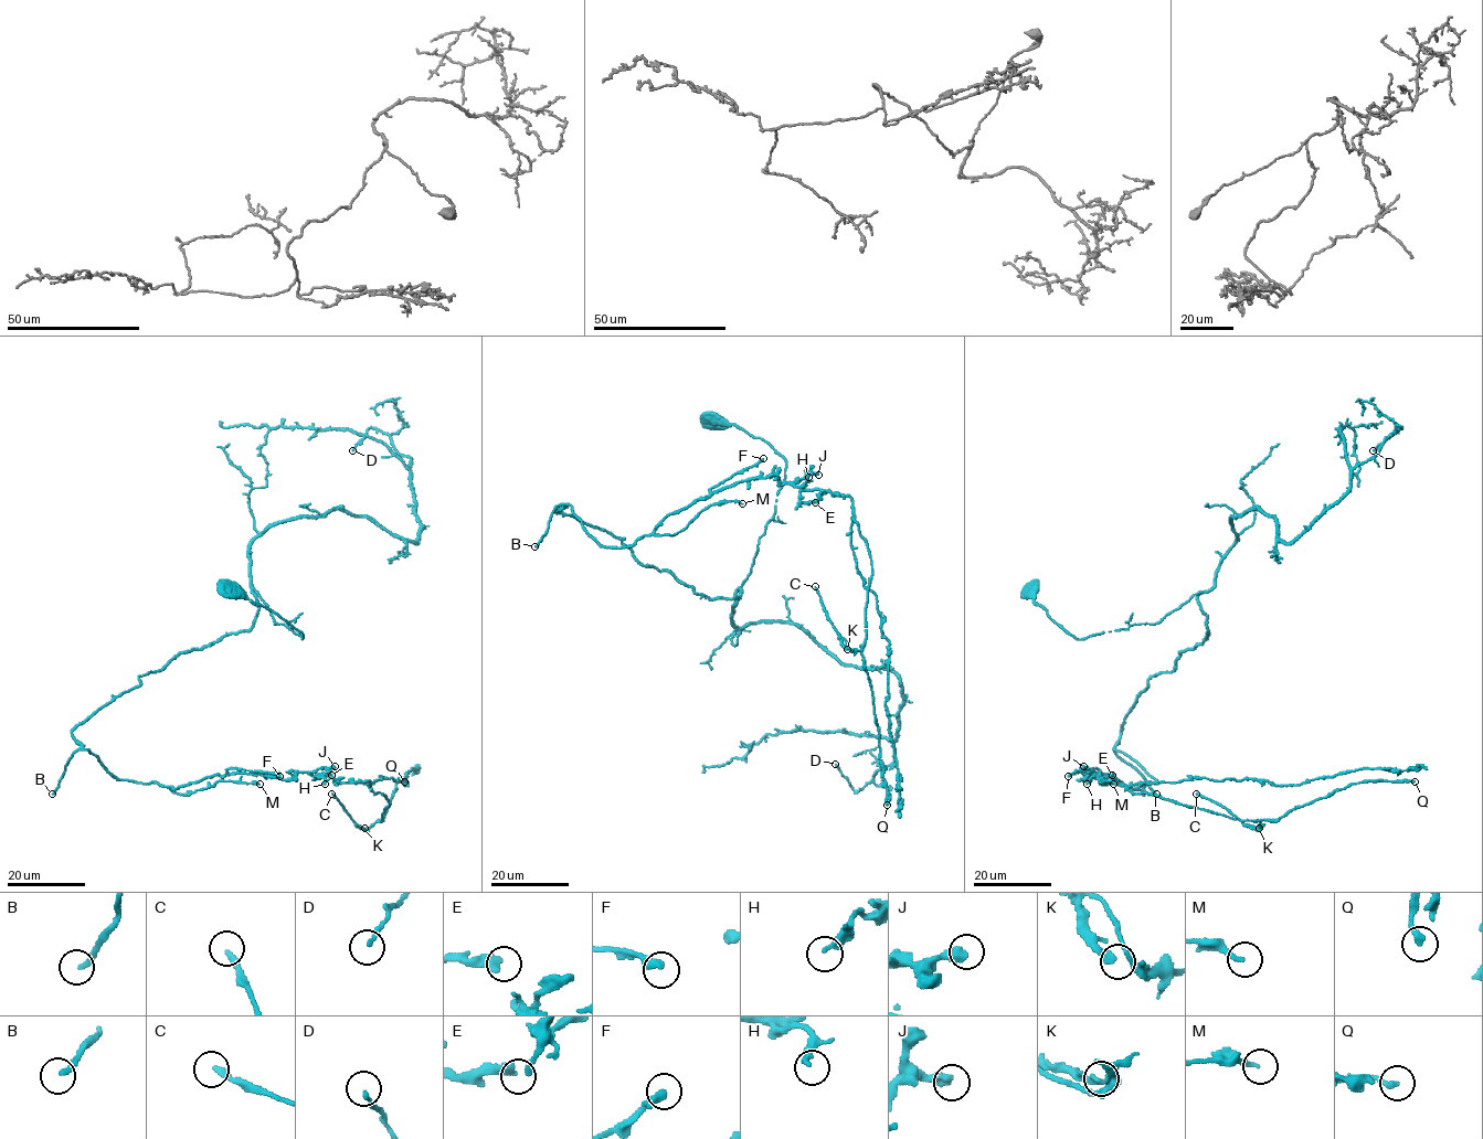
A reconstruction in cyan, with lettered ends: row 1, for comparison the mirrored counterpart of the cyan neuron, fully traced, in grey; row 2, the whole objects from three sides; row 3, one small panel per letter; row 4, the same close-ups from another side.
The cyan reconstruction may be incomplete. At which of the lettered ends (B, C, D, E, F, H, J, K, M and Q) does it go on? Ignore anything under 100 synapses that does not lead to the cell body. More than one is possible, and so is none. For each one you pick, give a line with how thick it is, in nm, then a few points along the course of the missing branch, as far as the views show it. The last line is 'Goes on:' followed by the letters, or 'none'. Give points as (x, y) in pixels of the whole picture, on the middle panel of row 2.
B: Thickness 220 nm
Goes on: B

